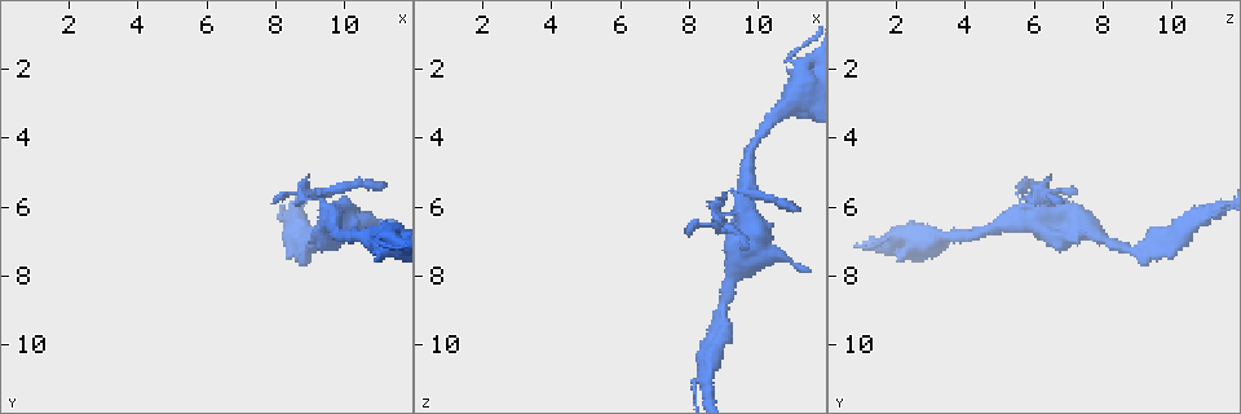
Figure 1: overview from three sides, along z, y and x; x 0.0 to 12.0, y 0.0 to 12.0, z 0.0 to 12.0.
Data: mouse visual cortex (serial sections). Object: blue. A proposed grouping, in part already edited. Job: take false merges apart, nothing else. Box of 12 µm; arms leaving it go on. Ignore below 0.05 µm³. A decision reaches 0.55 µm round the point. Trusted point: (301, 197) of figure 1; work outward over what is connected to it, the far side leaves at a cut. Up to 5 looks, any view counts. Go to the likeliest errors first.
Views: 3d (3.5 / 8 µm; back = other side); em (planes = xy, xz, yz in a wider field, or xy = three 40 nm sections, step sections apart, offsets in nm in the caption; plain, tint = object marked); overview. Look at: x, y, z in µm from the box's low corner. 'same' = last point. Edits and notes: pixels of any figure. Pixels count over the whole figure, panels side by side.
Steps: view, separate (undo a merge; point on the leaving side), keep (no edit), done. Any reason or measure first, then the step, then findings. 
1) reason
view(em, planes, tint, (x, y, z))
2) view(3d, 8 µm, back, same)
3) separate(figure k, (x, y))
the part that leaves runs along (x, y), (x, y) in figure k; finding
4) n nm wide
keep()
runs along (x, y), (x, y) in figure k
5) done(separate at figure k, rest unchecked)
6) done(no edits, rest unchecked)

sharp bend
view(3d, 3.5 µm, (9.8, 6.2, 6.6))

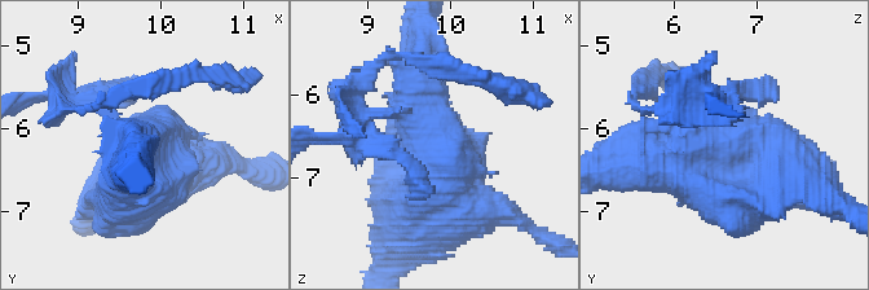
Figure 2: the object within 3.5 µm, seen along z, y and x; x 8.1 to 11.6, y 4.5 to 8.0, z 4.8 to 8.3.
keep()
runs along (692, 122), (745, 166), (825, 185) in figure 2; one cell here

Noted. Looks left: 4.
thin arm on a thick one
view(em, xy, step 5, tint, (8.5, 6.4, 10.9))

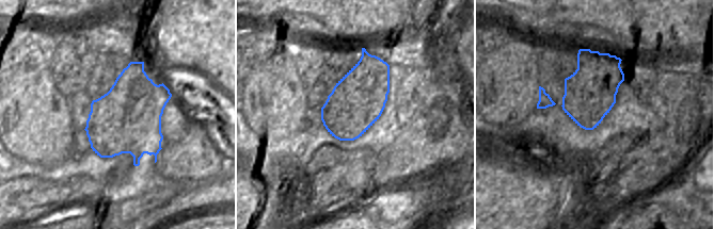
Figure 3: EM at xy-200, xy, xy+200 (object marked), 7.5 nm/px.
view(3d, 3.5 µm, back, same)

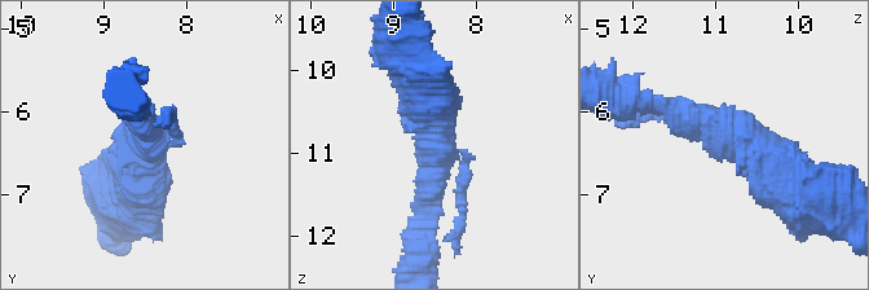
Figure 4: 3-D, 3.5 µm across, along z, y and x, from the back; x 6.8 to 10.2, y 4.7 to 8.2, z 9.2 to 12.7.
3 arms
keep()
runs along (793, 185), (717, 126), (654, 105) in figure 4; continuous, no second cell

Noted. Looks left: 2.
done(no edits, rest unchecked)

